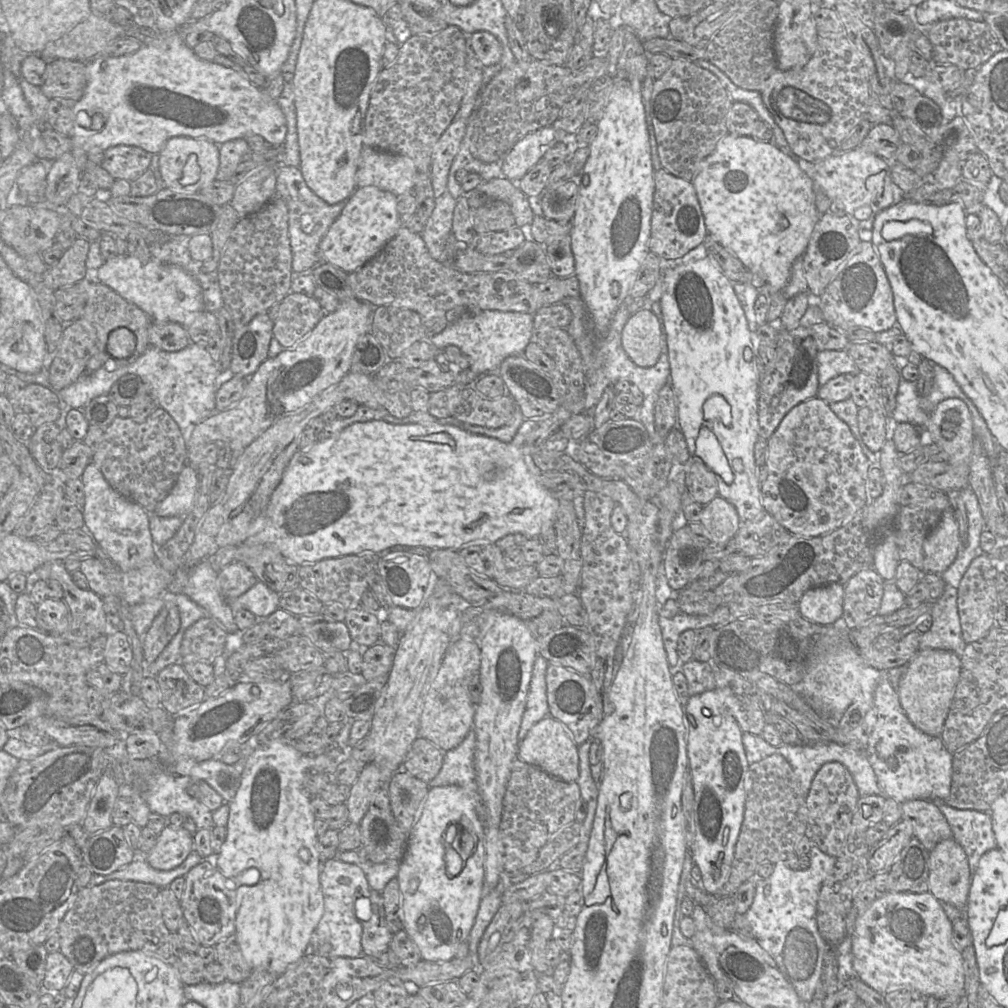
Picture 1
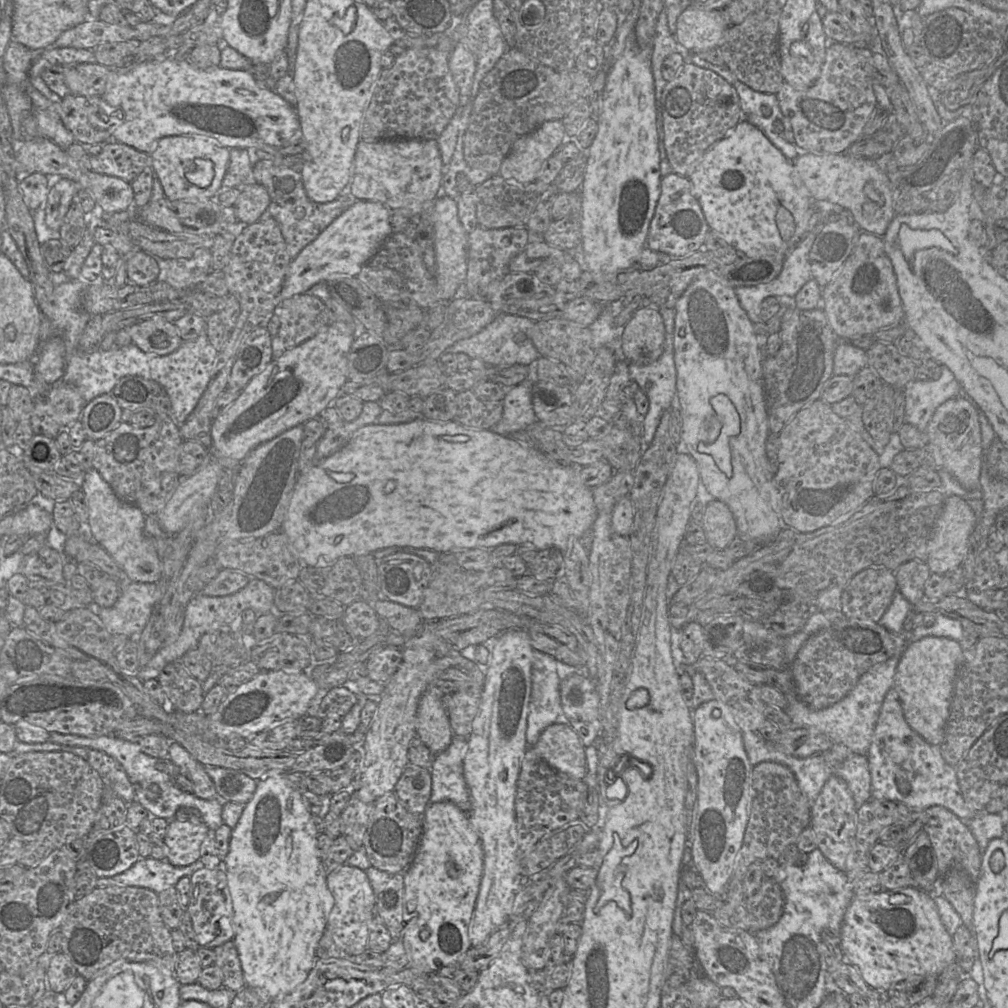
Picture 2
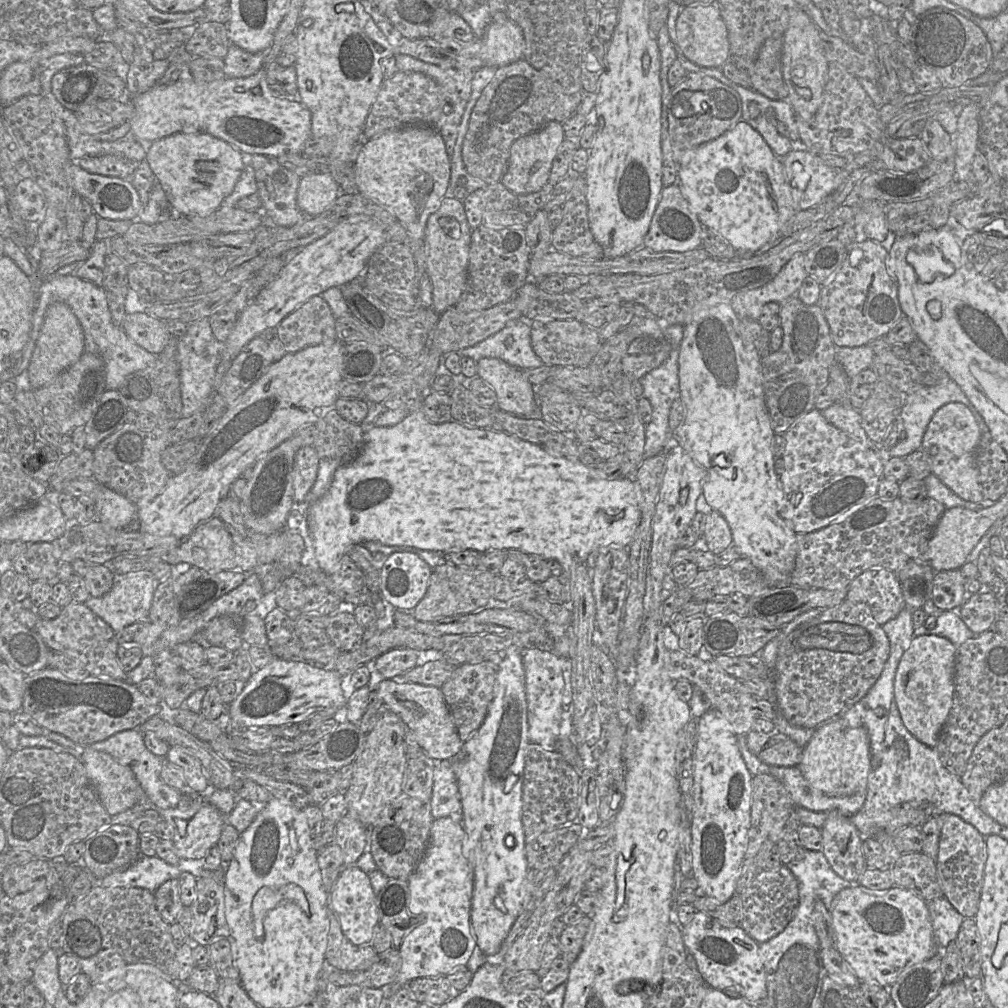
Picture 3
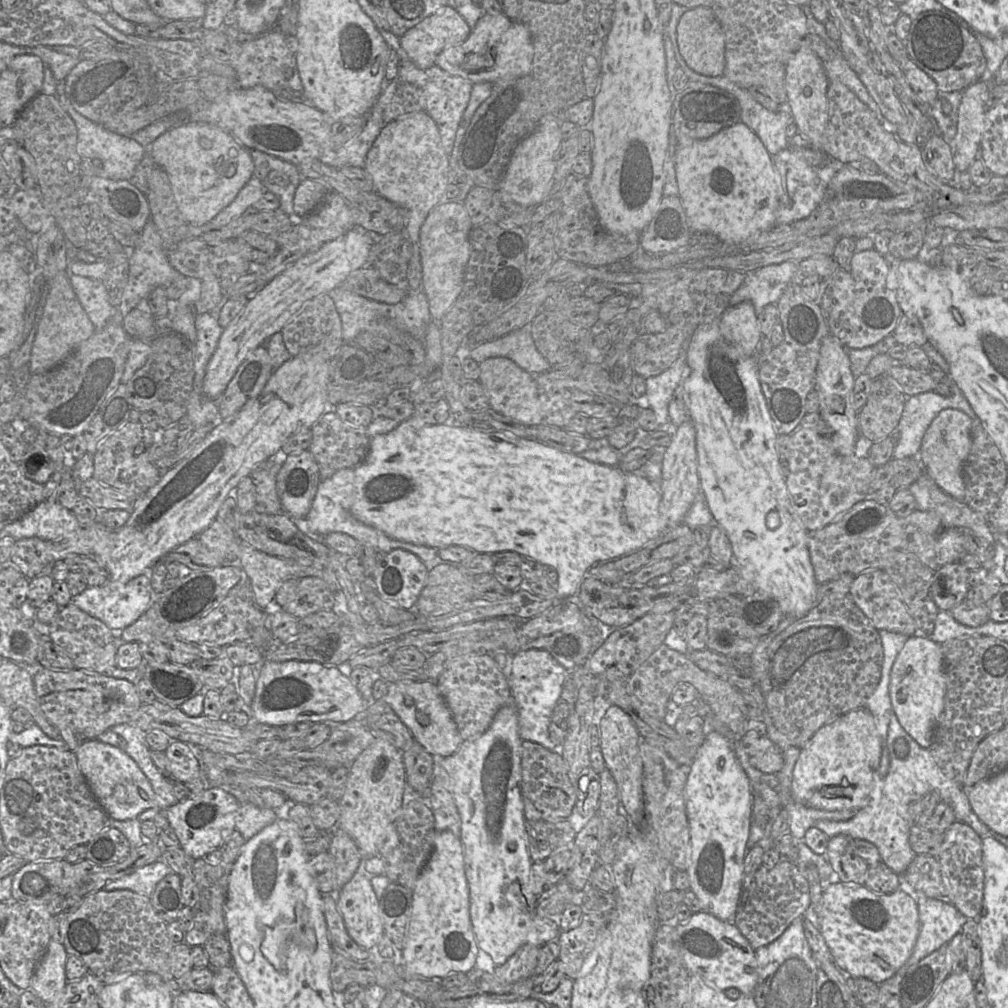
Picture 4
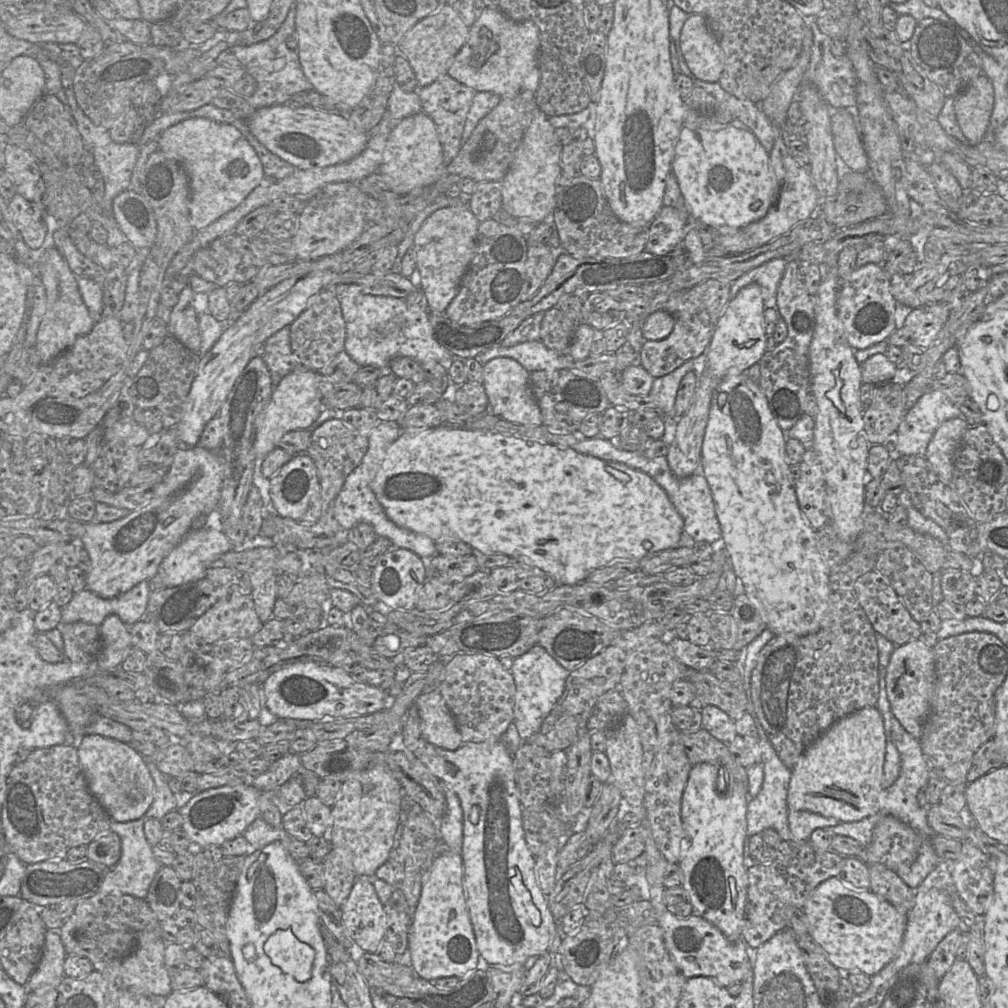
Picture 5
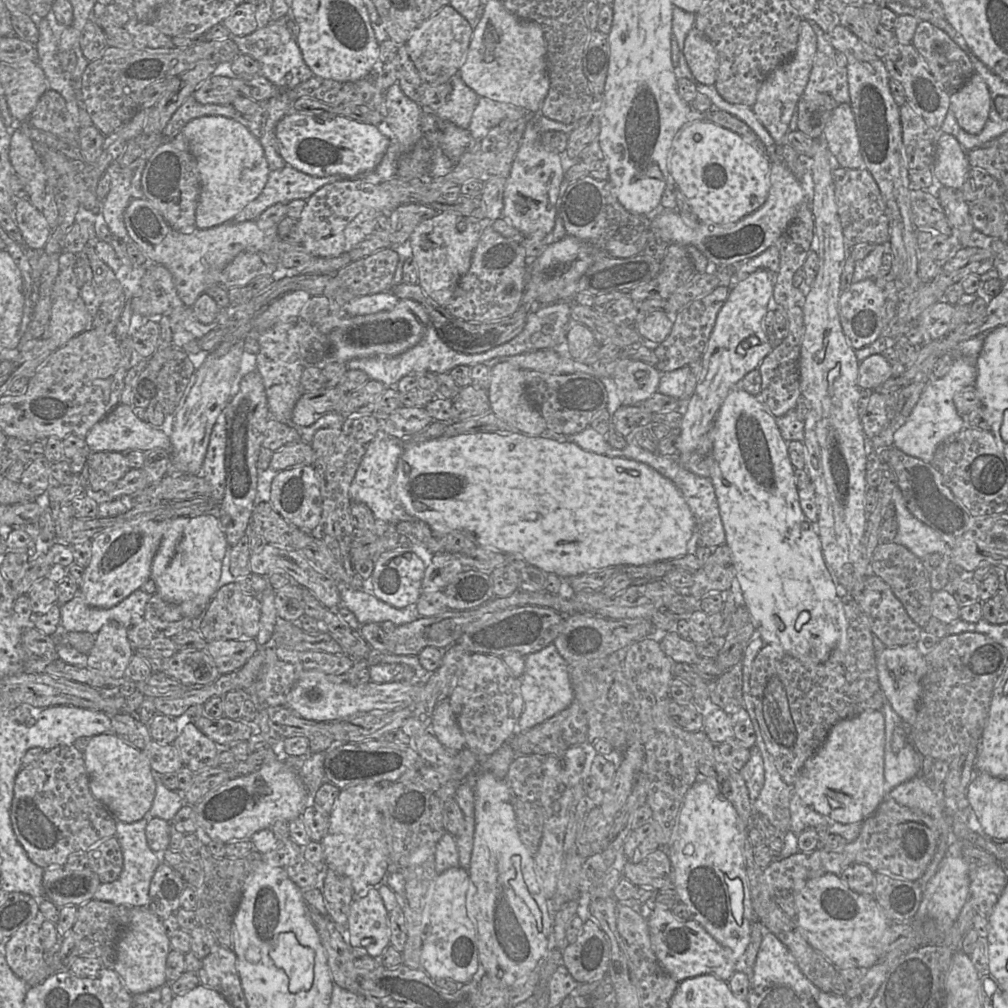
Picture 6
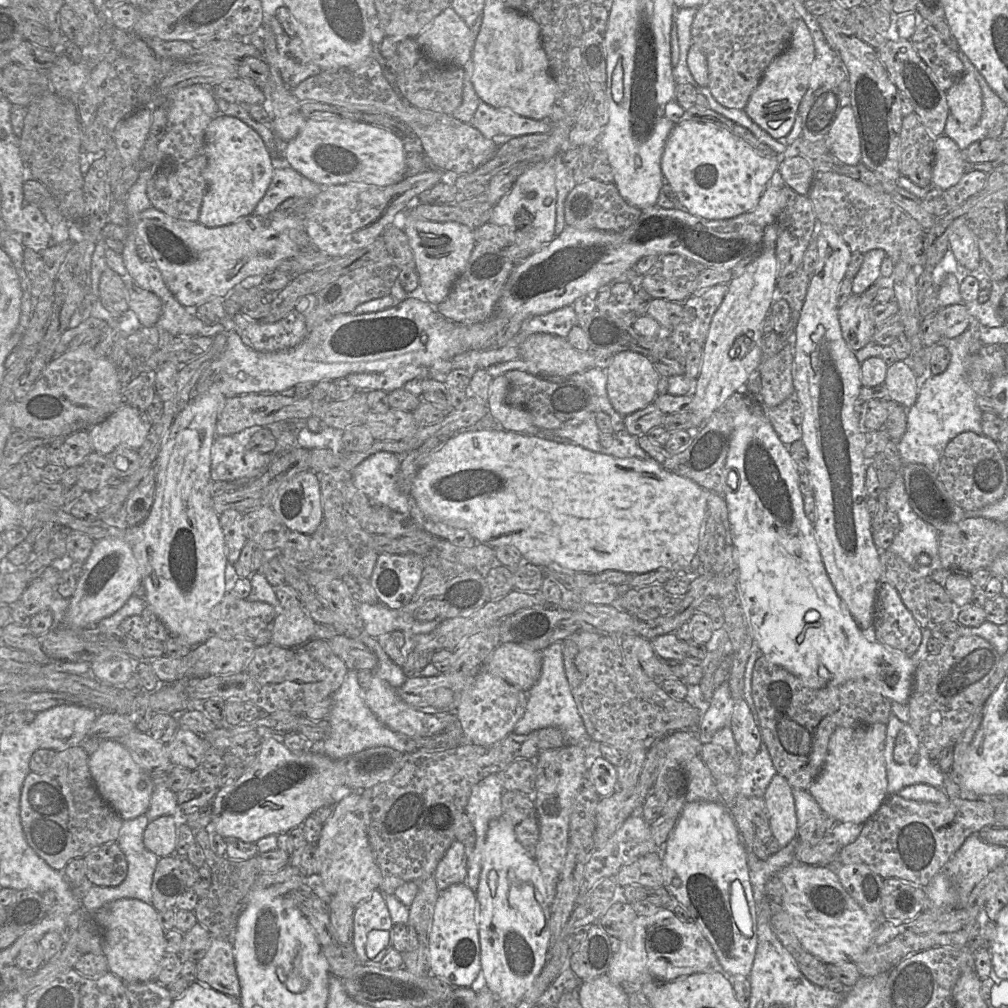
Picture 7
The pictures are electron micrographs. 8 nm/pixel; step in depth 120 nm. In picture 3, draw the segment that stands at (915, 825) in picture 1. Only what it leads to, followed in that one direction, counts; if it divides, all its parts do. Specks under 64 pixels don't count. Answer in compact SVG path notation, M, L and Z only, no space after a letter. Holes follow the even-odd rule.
M936 812L940 817L940 837L936 858L937 875L944 897L964 917L976 915L987 858L985 837L959 816Z

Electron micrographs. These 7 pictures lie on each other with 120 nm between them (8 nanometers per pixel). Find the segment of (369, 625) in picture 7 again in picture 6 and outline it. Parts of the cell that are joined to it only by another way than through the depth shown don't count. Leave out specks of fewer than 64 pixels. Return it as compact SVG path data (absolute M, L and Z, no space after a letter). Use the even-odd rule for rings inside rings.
M343 583L337 584L340 592L340 606L352 611L361 625L391 621L399 626L421 617L415 605L395 608L376 598L368 589L355 590L344 586Z

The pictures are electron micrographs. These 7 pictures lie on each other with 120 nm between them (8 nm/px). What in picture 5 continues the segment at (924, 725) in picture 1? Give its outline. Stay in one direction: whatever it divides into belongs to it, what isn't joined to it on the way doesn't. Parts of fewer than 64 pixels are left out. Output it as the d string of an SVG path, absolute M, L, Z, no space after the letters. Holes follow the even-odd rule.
M921 639L896 646L886 668L885 682L893 715L908 733L919 740L934 693L935 664L933 648L926 646Z

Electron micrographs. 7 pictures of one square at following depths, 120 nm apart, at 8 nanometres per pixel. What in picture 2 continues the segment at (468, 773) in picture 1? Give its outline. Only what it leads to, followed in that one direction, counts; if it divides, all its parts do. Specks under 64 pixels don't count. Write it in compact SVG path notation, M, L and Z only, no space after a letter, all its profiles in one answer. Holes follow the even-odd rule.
M453 737L447 749L435 755L431 767L432 788L430 804L450 801L464 813L471 809L469 790L464 778L464 759L468 738Z

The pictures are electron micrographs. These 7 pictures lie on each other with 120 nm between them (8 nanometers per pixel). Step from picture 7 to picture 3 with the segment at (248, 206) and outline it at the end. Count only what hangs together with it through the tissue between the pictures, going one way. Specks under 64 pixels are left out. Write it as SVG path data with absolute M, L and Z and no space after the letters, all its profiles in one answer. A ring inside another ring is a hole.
M198 131L176 133L148 144L145 160L176 213L185 217L207 217L219 209L223 200L234 190L245 165L246 158L244 155L251 154L242 154L233 145L210 134Z

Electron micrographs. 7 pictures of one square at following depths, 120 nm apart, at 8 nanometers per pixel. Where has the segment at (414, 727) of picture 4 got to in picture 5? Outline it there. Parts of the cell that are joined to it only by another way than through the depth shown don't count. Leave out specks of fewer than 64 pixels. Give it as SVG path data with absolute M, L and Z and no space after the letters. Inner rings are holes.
M440 691L421 693L415 700L424 739L447 750L458 749L463 741L456 720Z

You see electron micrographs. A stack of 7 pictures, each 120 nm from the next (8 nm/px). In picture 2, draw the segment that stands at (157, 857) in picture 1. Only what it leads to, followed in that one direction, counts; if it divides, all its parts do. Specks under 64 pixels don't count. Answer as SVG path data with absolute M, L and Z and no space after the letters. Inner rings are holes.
M168 821L164 843L166 860L174 866L188 866L200 858L200 848L209 828L204 822Z

